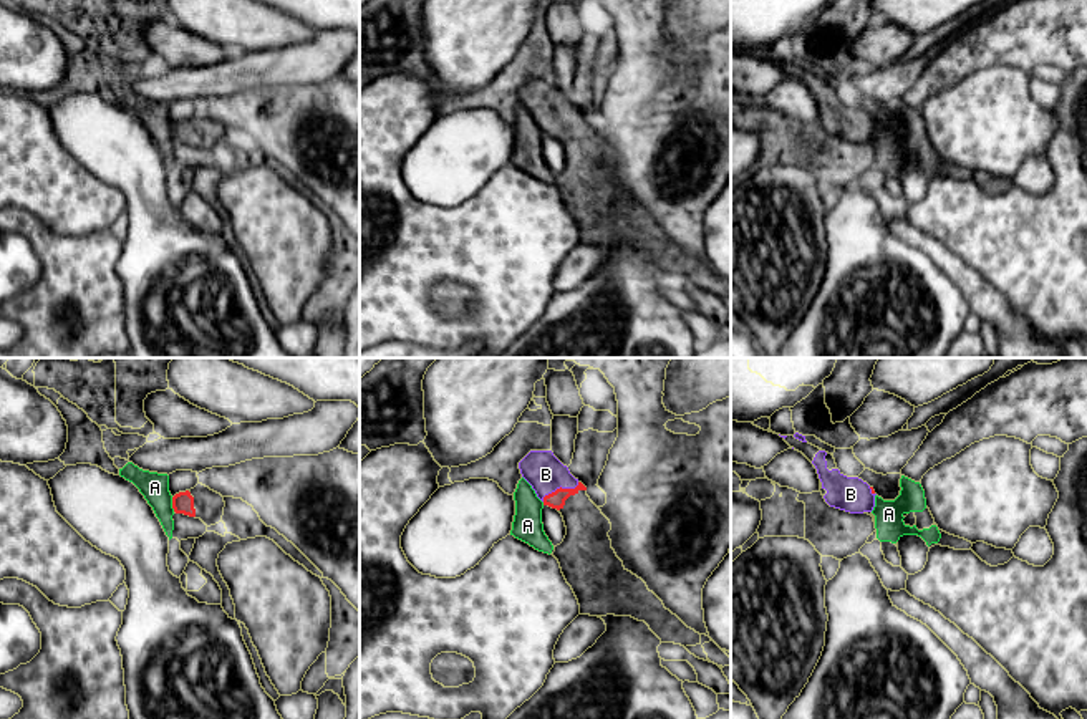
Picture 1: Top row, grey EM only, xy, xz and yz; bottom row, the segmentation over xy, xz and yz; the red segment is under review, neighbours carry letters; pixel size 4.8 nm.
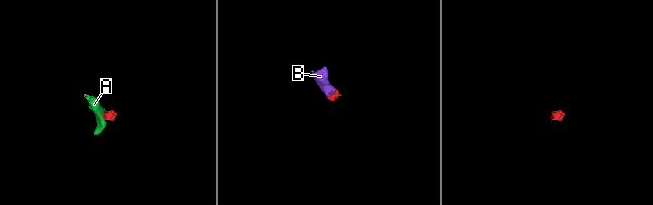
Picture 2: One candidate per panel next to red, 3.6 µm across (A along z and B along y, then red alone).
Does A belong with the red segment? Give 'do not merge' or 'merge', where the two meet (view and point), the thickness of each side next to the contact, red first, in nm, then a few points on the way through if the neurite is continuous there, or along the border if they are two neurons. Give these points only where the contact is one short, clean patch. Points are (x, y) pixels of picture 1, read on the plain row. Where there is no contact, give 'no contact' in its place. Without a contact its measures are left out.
do not merge | xy (173, 133) | 110/140 nm | along xy (171, 126), (174, 139)

